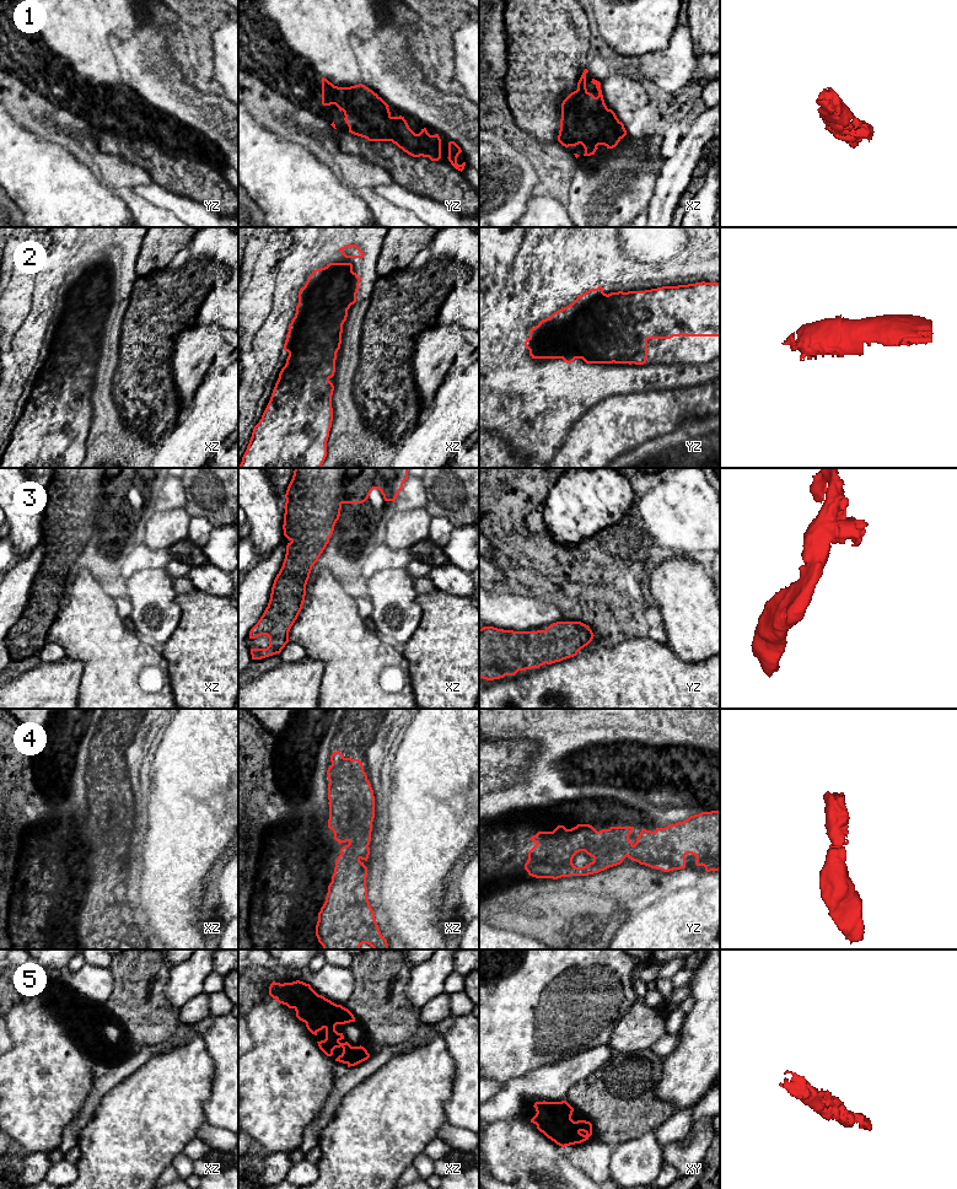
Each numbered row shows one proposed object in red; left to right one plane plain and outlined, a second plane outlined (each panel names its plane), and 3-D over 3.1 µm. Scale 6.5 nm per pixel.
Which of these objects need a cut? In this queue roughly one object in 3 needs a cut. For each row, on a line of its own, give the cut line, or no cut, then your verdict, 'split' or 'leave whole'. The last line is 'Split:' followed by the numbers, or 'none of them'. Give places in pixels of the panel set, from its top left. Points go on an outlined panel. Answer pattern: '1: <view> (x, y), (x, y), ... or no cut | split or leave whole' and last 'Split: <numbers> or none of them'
1: no cut | leave whole
2: no cut | leave whole
3: no cut | leave whole
4: no cut | leave whole
5: no cut | leave whole
Split: none of them

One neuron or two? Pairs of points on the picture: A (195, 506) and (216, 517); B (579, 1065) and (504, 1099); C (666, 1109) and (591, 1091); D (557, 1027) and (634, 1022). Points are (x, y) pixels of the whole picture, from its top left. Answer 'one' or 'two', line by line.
A: one
B: one
C: one
D: two

